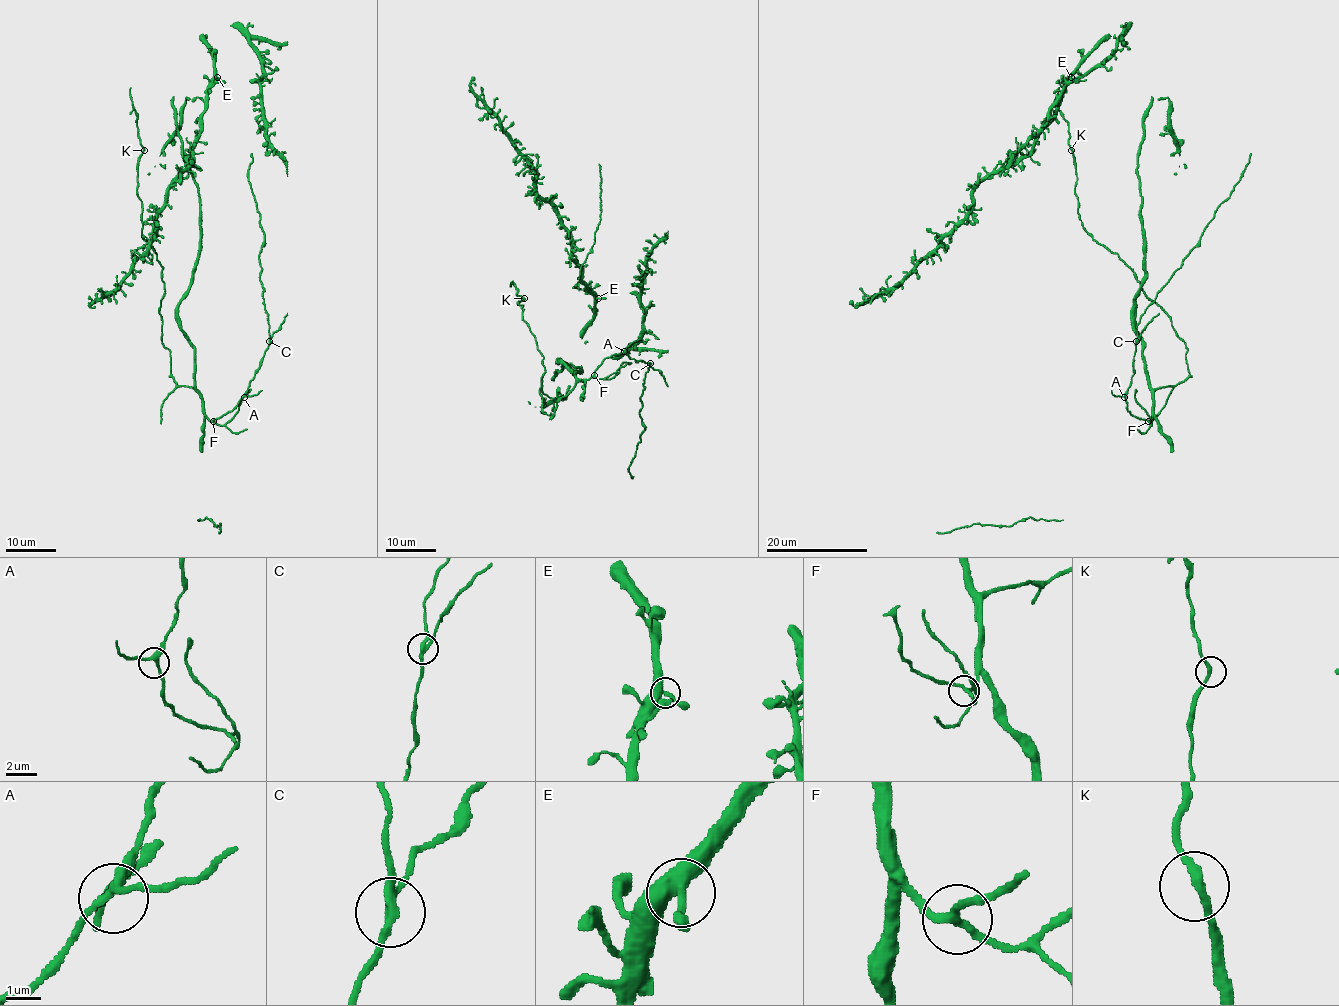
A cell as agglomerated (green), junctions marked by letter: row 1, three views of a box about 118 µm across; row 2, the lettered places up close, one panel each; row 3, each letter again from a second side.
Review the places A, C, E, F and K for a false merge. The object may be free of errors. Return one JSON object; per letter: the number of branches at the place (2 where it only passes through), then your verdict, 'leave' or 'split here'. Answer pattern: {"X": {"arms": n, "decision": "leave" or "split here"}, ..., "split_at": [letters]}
{"A": {"arms": 3, "decision": "leave"}, "C": {"arms": 3, "decision": "split here"}, "E": {"arms": 3, "decision": "leave"}, "F": {"arms": 3, "decision": "leave"}, "K": {"arms": 2, "decision": "leave"}, "split_at": ["C"]}

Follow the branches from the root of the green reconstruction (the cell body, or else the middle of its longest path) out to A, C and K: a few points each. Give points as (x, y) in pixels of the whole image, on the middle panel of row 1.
A: (542, 365), (542, 411), (551, 417), (557, 402), (577, 381), (586, 381), (607, 357), (624, 351)
C: (542, 365), (542, 411), (551, 417), (557, 402), (577, 381), (586, 381), (607, 357), (624, 352), (650, 364)
K: (542, 365), (543, 356), (537, 349), (536, 337), (523, 320), (522, 306), (517, 302), (518, 304), (524, 298)

